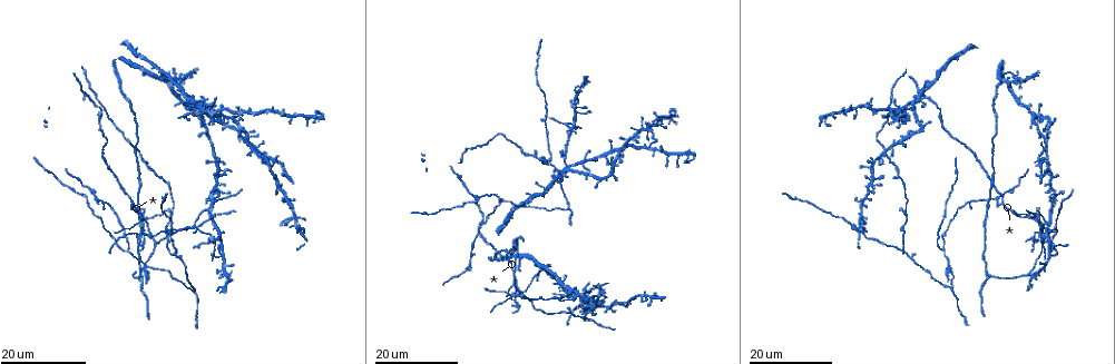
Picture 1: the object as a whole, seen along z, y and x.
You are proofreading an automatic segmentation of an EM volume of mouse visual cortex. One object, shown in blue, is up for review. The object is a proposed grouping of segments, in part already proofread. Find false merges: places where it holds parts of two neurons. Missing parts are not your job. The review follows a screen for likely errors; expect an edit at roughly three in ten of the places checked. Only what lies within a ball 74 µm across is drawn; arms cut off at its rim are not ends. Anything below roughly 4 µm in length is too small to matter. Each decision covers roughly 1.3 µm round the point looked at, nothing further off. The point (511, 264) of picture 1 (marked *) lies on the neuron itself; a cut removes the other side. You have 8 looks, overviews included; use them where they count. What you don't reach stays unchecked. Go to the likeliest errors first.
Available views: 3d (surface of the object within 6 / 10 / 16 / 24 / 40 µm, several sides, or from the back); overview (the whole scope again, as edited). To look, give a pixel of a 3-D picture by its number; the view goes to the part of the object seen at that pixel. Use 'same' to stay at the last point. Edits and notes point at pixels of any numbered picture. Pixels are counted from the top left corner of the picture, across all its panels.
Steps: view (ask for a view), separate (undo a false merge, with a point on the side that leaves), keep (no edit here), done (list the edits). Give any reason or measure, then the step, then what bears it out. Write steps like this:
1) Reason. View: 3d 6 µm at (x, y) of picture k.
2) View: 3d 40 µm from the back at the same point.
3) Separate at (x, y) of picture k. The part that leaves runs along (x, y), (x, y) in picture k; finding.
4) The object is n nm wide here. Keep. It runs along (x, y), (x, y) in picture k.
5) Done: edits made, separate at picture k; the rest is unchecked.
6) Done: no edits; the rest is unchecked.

Arms part here. View: 3d 24 µm at (155, 236) of picture 1.

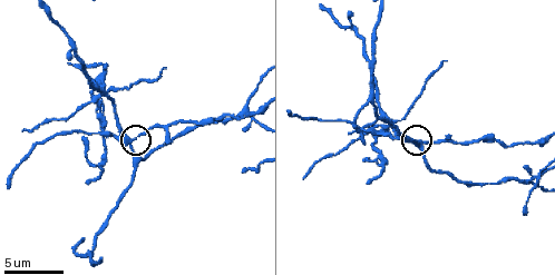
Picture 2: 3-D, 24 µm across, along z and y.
View: 3d 6 µm at (130, 139) of picture 2.

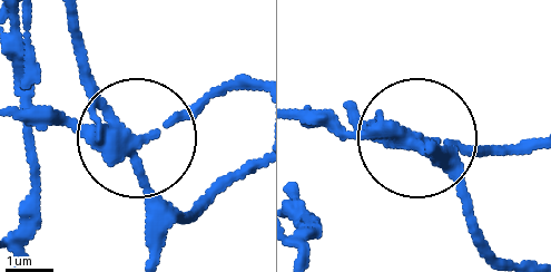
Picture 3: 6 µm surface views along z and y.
The side arm is 24 µm long. Separate at (45, 113) of picture 3. The part that leaves runs along (117, 139), (257, 91) in picture 3; two neurons meet here.

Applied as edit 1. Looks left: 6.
A fork. View: 3d 16 µm at (954, 289) of picture 1.

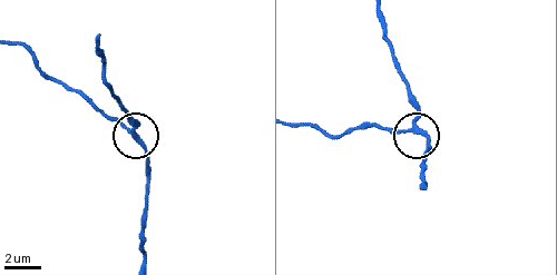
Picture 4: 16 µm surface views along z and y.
View: 3d 10 µm at (132, 135) of picture 4.

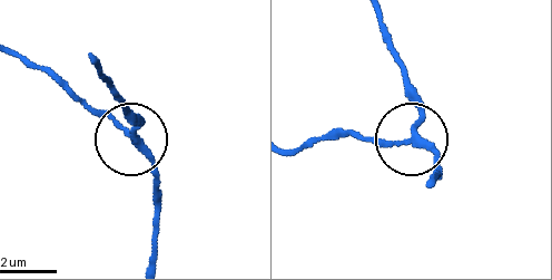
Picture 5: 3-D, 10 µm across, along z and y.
3 arms meet here. Keep. All the same neuron.

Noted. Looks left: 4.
View: 3d 24 µm at (583, 297) of picture 1.

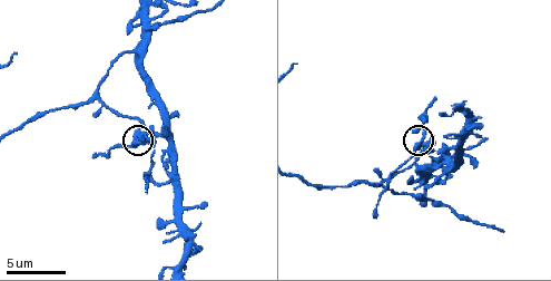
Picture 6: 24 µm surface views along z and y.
View: 3d 10 µm at (420, 141) of picture 6.

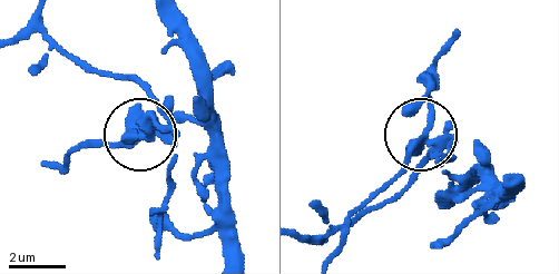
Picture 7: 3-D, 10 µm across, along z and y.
View: 3d 10 µm from the back at (420, 137) of picture 7.

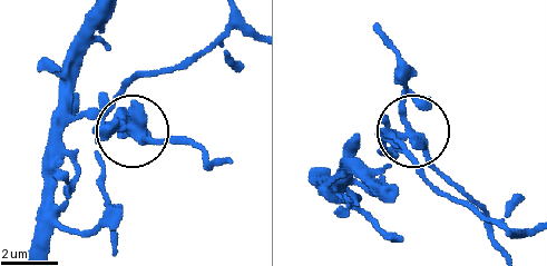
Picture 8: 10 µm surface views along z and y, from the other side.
The side arm is 5 µm long; 3 arms meet here. Separate at (143, 129) of picture 8. A second neuron is stuck on.

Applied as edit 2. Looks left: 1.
Done: edits made, separate at picture 3, separate at picture 8; the rest is unchecked.

